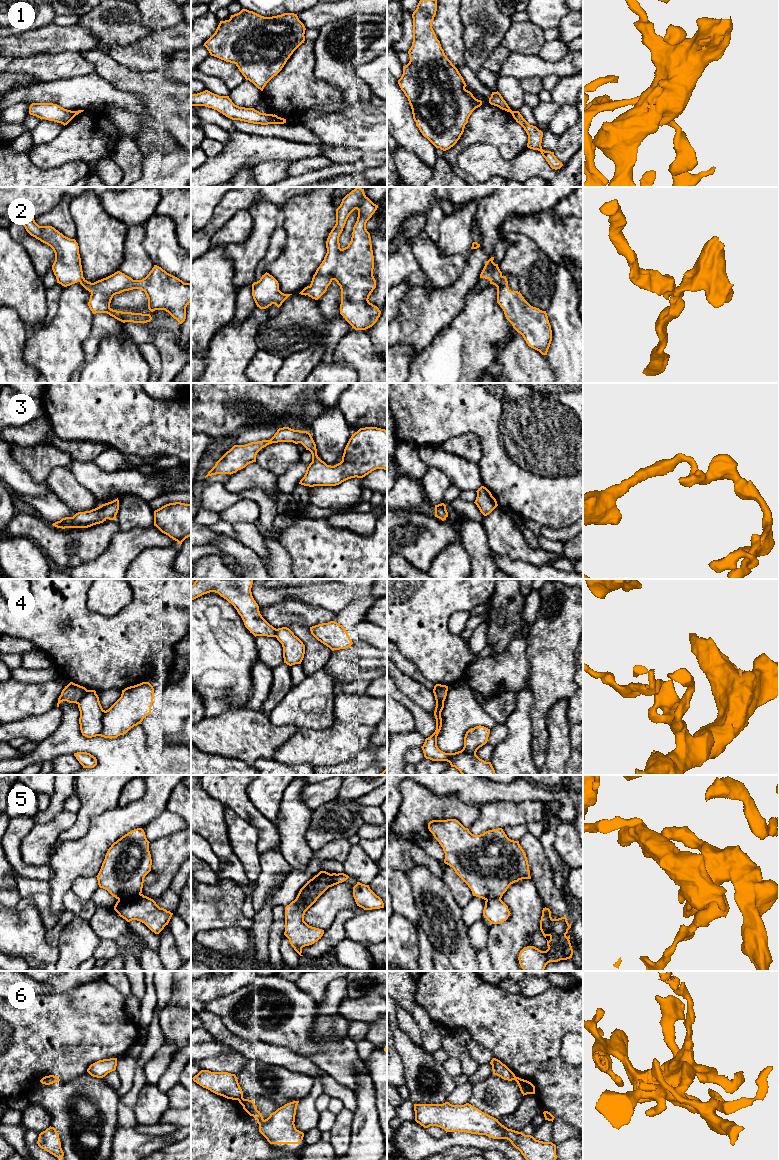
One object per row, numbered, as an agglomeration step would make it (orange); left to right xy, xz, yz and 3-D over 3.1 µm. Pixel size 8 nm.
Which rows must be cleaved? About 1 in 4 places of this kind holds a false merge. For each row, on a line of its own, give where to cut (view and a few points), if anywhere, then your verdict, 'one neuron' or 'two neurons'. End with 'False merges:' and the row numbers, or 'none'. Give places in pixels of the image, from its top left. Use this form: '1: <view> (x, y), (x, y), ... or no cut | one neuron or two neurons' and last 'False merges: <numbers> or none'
1: xz (274, 114), (276, 116) | two neurons
2: no cut | one neuron
3: no cut | one neuron
4: xy (88, 690), (77, 703) | two neurons
5: no cut | one neuron
6: xz (242, 1097), (238, 1100) | two neurons
False merges: 1, 4, 6

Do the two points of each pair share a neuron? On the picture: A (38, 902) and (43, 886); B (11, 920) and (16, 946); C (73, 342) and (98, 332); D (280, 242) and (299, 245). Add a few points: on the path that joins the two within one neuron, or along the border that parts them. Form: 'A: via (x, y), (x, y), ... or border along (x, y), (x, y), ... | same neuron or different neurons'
A: border along (48, 894), (34, 893), (21, 898) | different neurons
B: via (11, 926), (11, 930), (16, 935), (16, 940) | same neuron
C: border along (93, 314), (91, 333), (83, 343), (84, 359) | different neurons
D: border along (280, 222), (286, 234), (286, 245), (272, 261) | different neurons

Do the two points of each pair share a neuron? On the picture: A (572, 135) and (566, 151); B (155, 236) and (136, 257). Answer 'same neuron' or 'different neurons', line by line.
A: same neuron
B: different neurons

